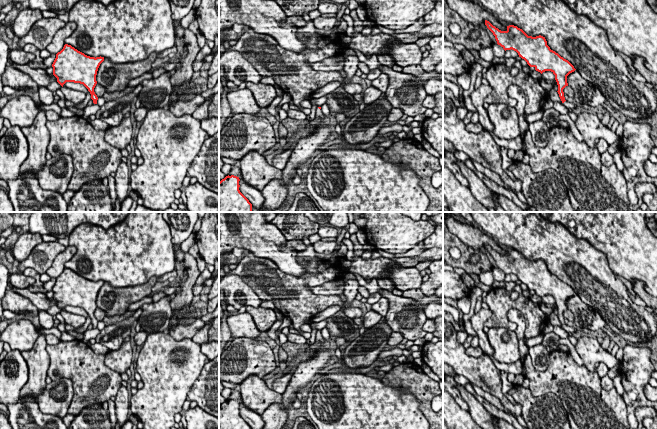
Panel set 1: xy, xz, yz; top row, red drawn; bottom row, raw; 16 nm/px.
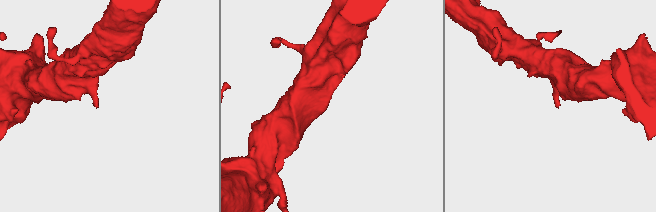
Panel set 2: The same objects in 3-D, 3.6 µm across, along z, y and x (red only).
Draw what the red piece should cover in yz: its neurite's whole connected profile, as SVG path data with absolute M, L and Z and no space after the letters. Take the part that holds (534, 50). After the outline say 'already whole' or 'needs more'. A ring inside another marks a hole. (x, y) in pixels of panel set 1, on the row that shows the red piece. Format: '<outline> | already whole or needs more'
M485 20L485 25L495 36L497 44L505 51L511 49L516 51L519 57L541 74L551 71L555 75L558 85L557 92L564 106L568 109L579 107L575 102L566 101L563 92L563 89L568 86L567 76L576 69L568 60L550 49L545 37L528 36L522 29L514 25L507 26L506 31L499 30L487 20Z | needs more

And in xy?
M65 44L52 64L53 75L62 87L66 82L83 84L90 92L93 103L97 104L98 97L94 88L97 84L97 71L103 61L104 57L90 57Z | already whole

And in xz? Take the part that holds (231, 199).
M226 176L219 182L219 212L252 212L252 204L239 190L239 177Z | already whole

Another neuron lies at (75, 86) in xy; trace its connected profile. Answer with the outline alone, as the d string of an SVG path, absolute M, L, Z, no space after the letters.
M66 82L63 85L63 87L67 87L67 88L77 90L77 91L81 91L81 92L84 92L84 93L88 92L88 89L83 84L80 84L80 83Z

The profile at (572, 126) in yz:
M560 115L556 120L554 120L552 122L546 122L546 125L550 129L554 126L557 126L558 122L561 120L564 120L569 124L569 128L570 128L572 134L579 142L584 141L582 135L580 134L579 130L577 129L576 125L575 125L575 122L571 120L569 115Z

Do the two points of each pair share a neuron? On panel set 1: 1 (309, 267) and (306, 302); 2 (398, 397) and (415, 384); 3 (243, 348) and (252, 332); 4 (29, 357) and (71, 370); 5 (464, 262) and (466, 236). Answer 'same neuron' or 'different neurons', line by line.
1: different neurons
2: different neurons
3: different neurons
4: different neurons
5: different neurons

